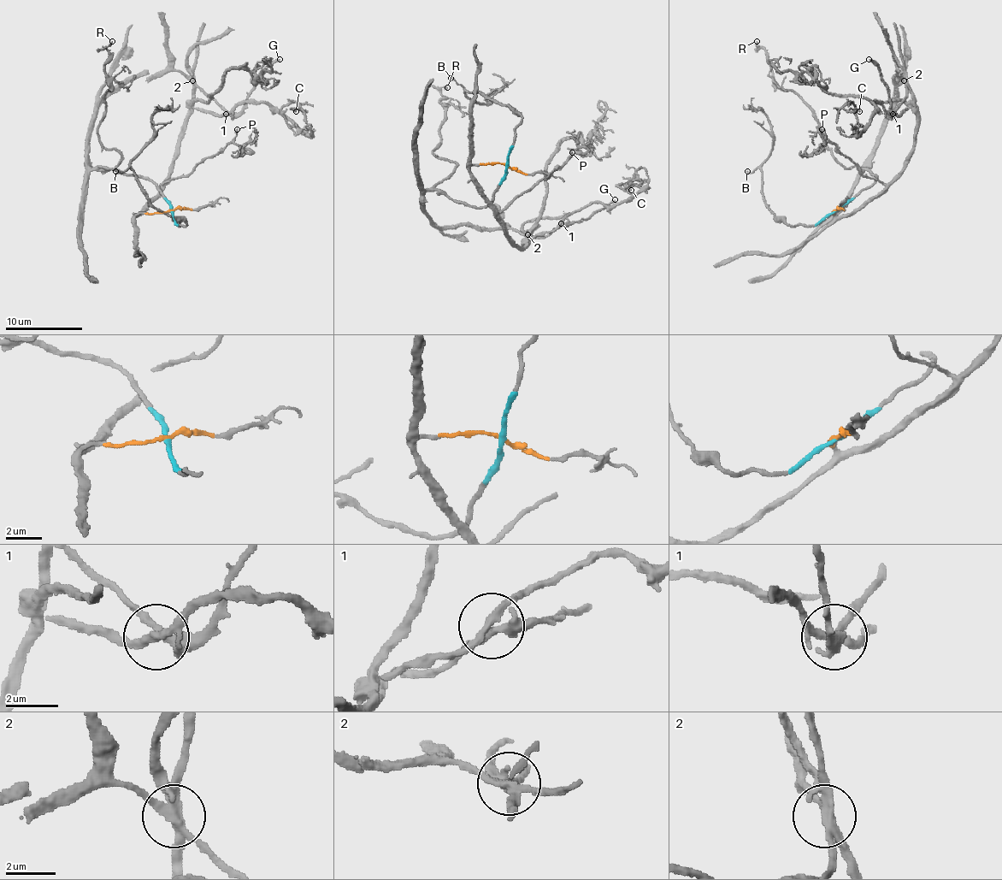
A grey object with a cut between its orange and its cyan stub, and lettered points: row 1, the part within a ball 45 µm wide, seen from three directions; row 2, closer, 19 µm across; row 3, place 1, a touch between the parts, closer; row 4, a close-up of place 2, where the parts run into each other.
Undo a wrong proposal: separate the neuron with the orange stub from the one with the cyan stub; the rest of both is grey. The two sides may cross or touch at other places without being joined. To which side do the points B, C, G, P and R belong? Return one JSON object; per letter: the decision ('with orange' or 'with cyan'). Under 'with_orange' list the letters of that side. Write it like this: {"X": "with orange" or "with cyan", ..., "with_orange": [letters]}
{"B": "with cyan", "C": "with orange", "G": "with cyan", "P": "with orange", "R": "with cyan", "with_orange": ["C", "P"]}

